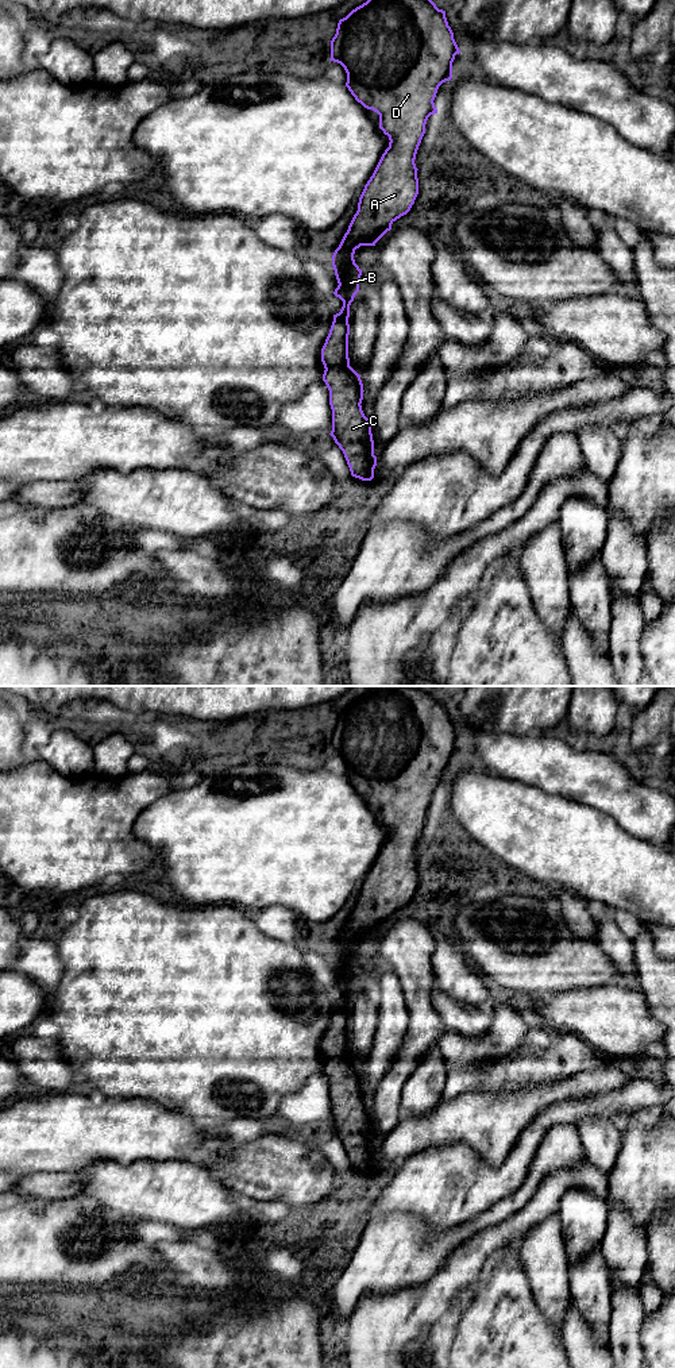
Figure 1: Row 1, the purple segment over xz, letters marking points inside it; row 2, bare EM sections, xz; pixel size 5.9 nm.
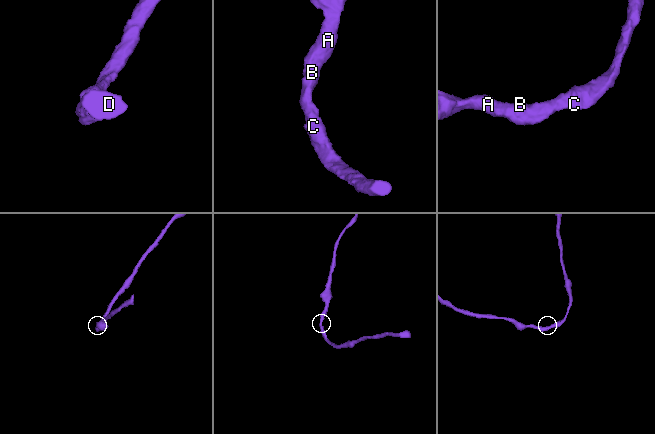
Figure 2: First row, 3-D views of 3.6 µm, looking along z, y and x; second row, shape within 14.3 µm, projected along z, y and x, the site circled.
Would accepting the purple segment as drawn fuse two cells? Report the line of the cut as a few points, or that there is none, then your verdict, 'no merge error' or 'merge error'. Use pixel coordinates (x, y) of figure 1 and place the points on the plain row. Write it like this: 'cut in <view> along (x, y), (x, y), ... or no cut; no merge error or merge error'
no cut; no merge error

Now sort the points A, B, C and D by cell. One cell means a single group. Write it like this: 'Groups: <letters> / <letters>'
Groups: A B C D

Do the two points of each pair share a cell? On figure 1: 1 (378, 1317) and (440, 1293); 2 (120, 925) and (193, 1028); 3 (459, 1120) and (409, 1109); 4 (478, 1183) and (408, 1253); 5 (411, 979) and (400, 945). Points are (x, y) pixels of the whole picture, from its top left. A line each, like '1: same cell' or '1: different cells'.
1: same cell
2: same cell
3: different cells
4: different cells
5: same cell

